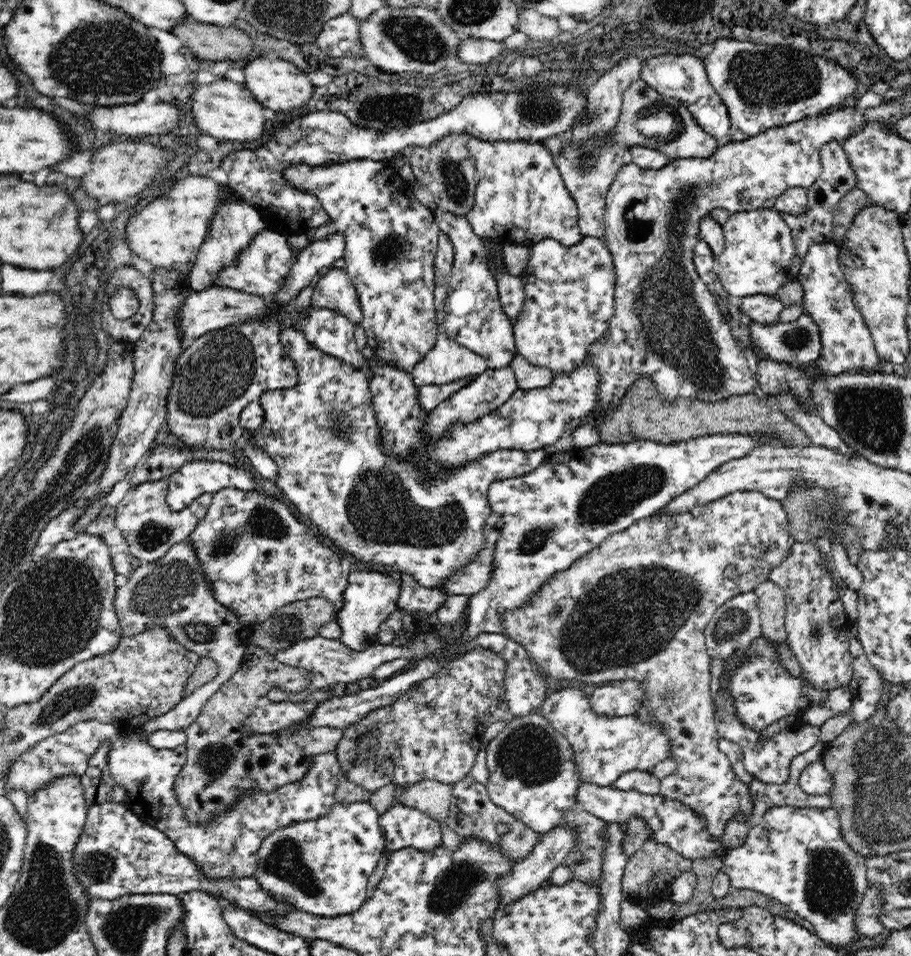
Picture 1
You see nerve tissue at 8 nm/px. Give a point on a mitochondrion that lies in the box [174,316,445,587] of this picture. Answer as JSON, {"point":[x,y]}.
{"point":[264,521]}

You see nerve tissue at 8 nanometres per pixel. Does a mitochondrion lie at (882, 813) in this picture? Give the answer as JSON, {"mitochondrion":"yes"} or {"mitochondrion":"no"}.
{"mitochondrion":"yes"}

